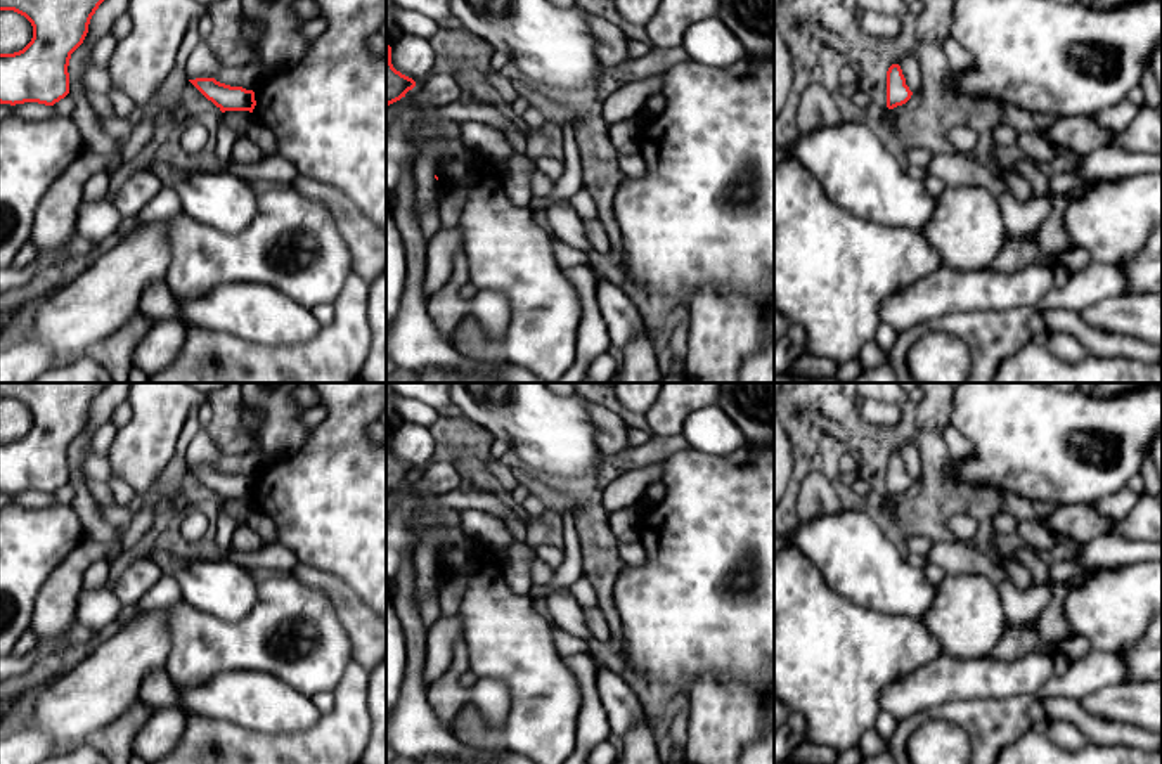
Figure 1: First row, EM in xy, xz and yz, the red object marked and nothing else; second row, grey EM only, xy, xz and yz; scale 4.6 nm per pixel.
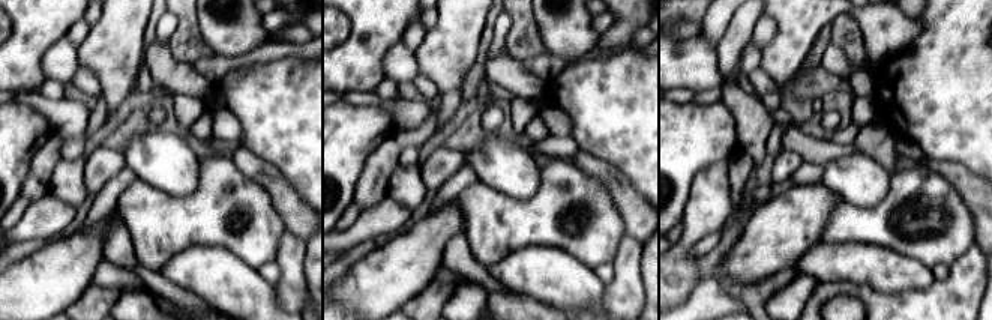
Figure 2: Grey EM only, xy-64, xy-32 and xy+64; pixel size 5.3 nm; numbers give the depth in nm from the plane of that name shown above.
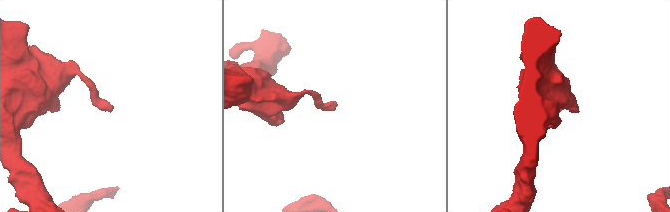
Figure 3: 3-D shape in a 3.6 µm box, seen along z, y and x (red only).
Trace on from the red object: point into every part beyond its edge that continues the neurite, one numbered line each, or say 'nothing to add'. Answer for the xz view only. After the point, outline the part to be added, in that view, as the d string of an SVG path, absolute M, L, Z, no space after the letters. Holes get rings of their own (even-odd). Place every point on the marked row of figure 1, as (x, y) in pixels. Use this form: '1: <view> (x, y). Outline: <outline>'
nothing to add

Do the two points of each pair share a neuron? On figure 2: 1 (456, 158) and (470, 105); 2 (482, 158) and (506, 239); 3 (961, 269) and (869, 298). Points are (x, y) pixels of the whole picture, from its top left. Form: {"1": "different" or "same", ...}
{"1": "different", "2": "different", "3": "same"}

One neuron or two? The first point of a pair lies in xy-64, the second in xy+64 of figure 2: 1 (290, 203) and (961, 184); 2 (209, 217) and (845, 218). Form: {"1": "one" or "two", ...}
{"1": "one", "2": "one"}

